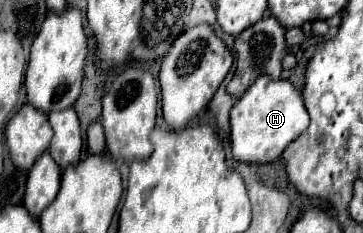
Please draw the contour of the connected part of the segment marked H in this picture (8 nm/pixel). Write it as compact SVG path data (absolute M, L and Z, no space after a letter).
M260 76L244 96L234 104L230 112L230 140L232 140L232 158L240 162L274 162L284 148L294 142L308 128L308 110L304 106L302 92L294 88L288 80L274 80Z

